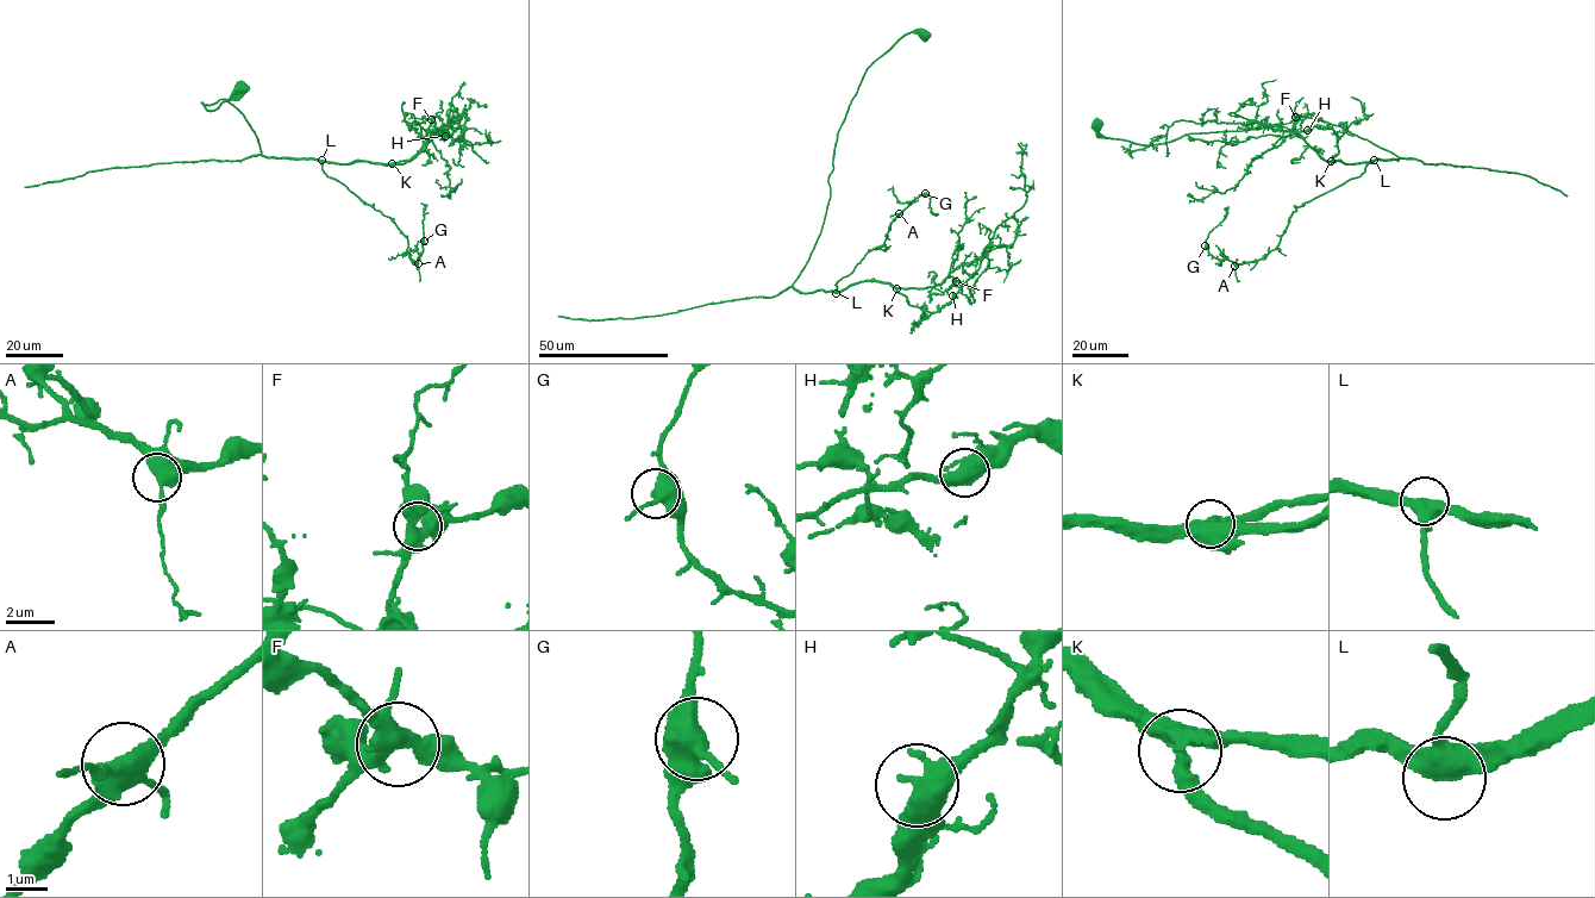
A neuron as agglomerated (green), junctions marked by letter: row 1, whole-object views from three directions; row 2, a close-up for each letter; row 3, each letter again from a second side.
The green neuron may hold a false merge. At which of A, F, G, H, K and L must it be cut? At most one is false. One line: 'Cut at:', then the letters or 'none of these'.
Cut at: none of these

